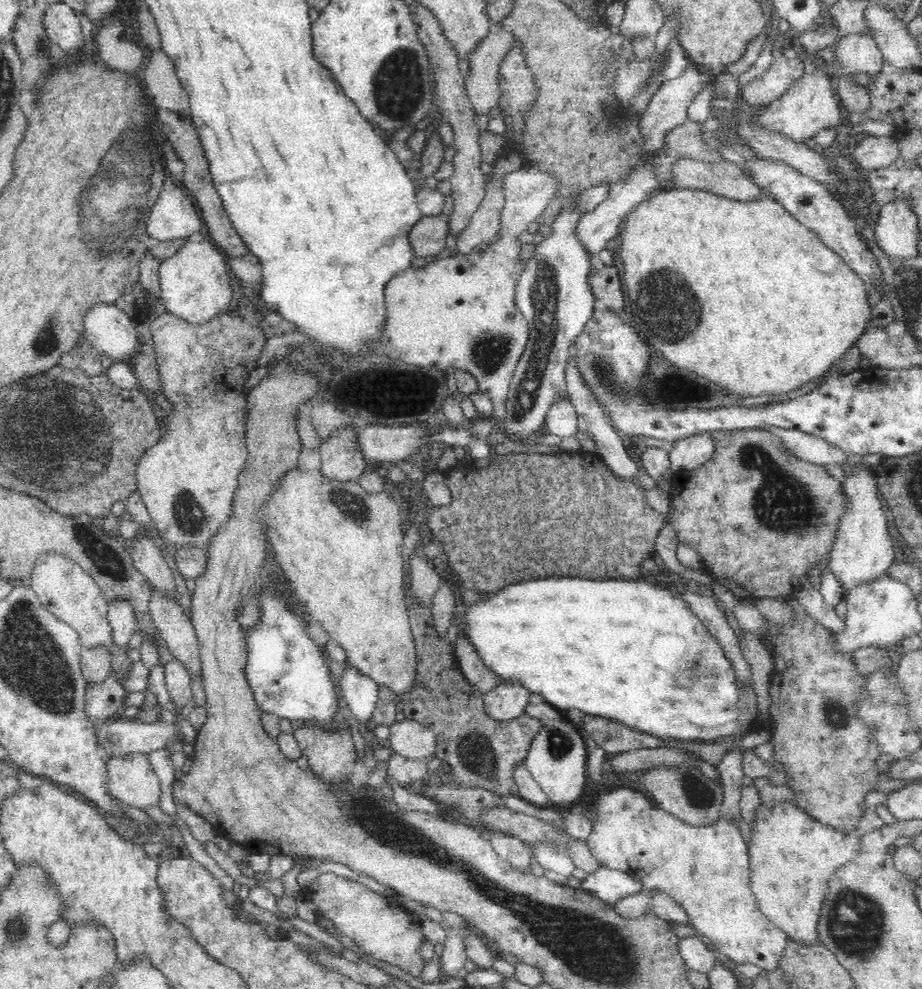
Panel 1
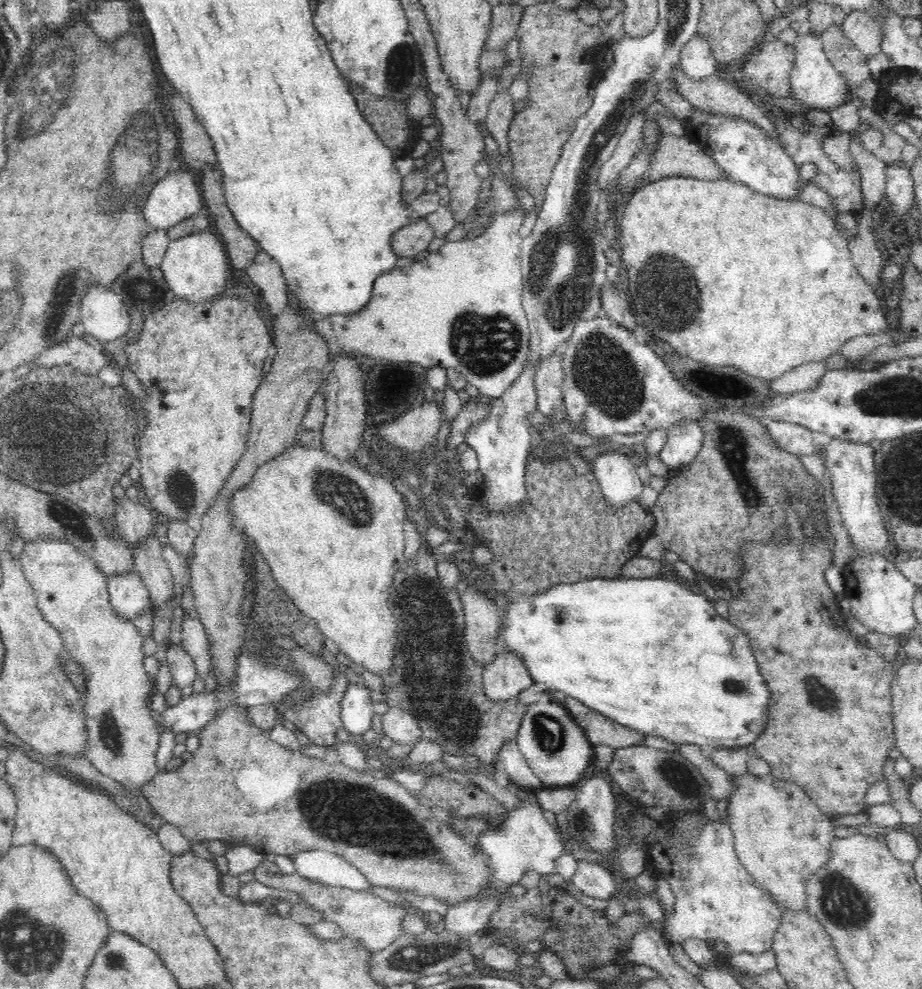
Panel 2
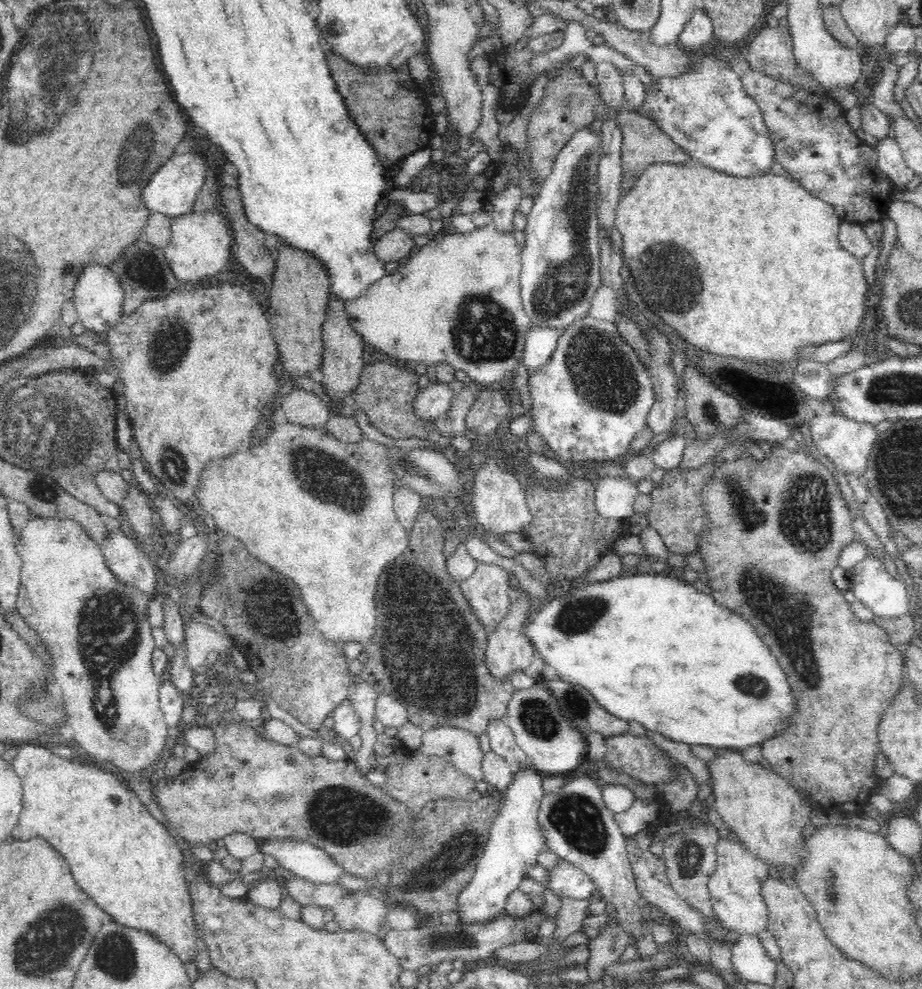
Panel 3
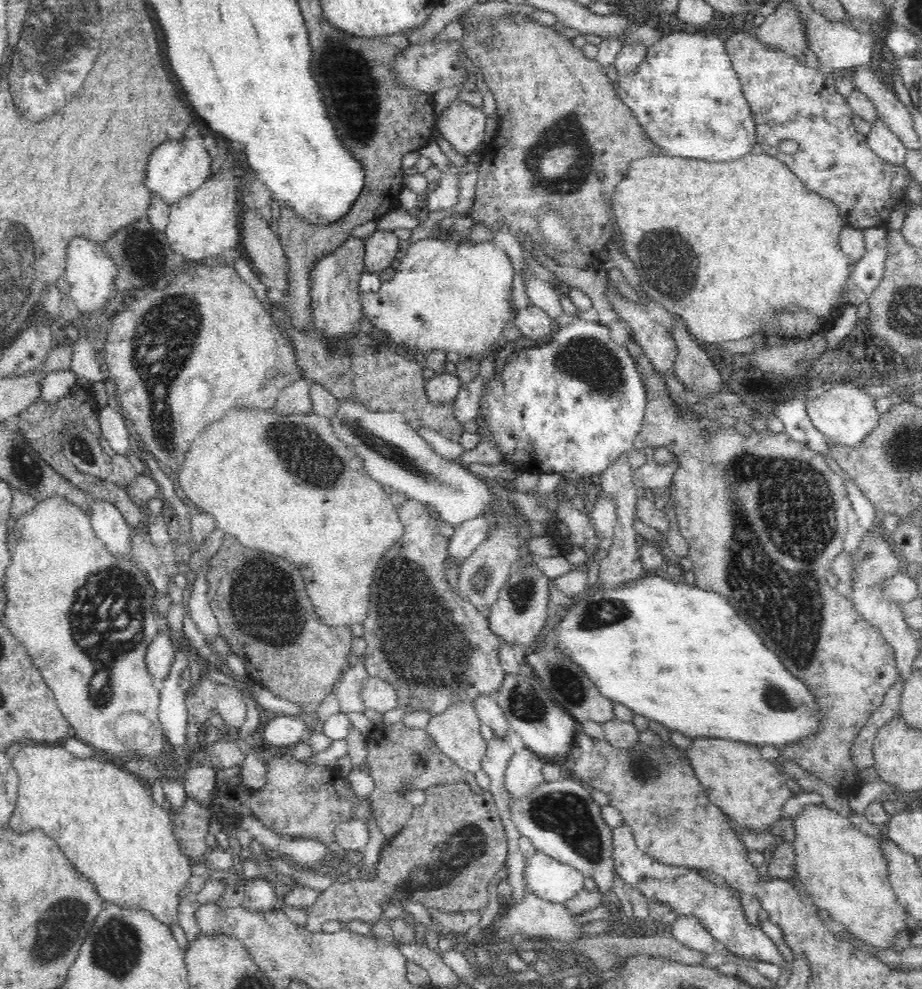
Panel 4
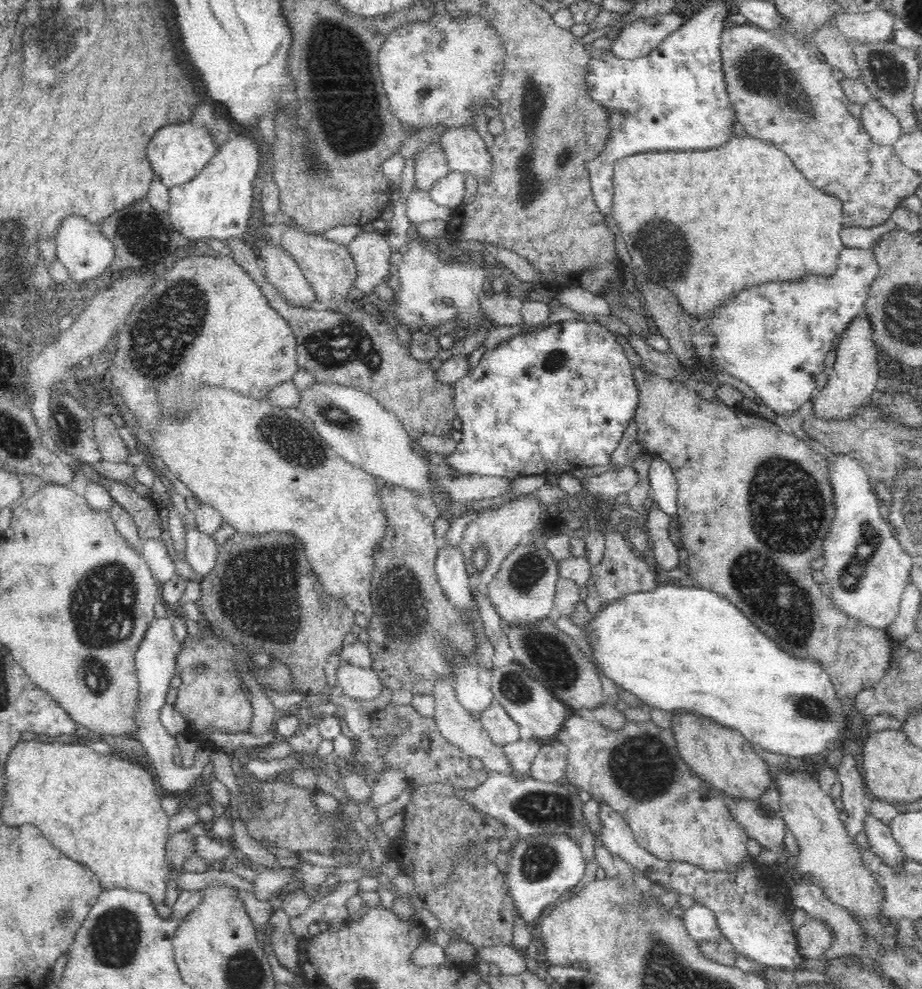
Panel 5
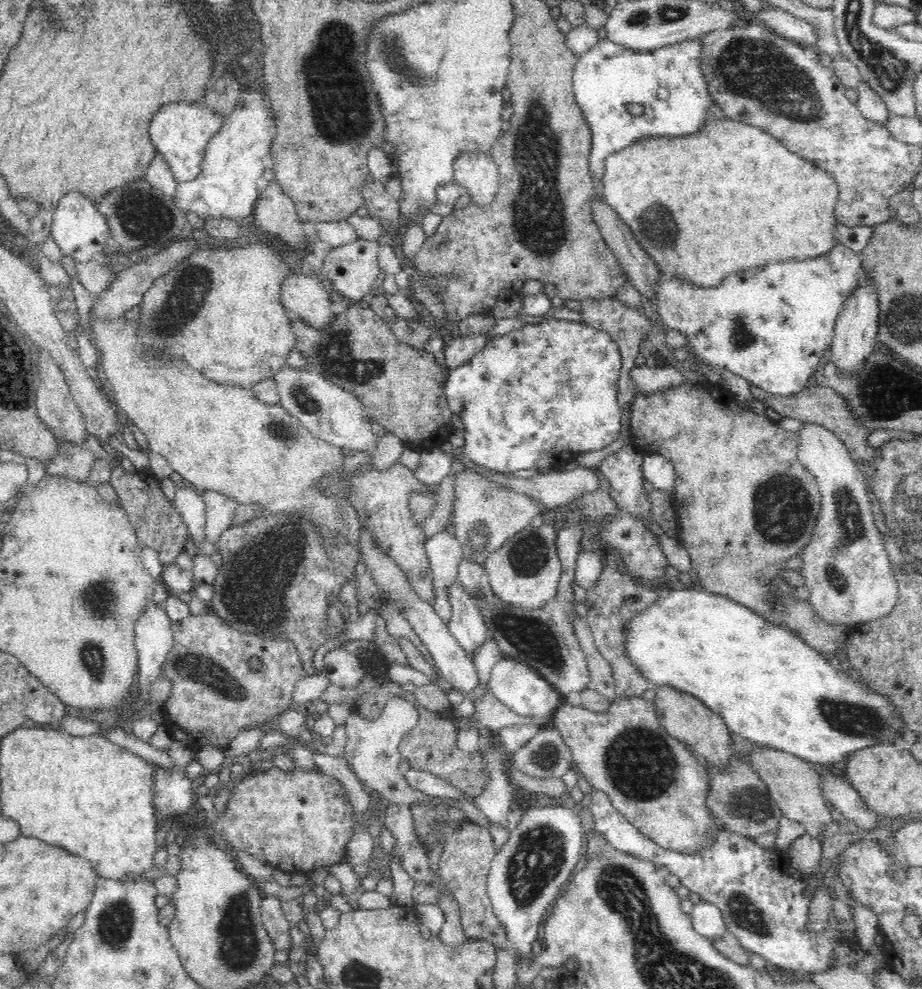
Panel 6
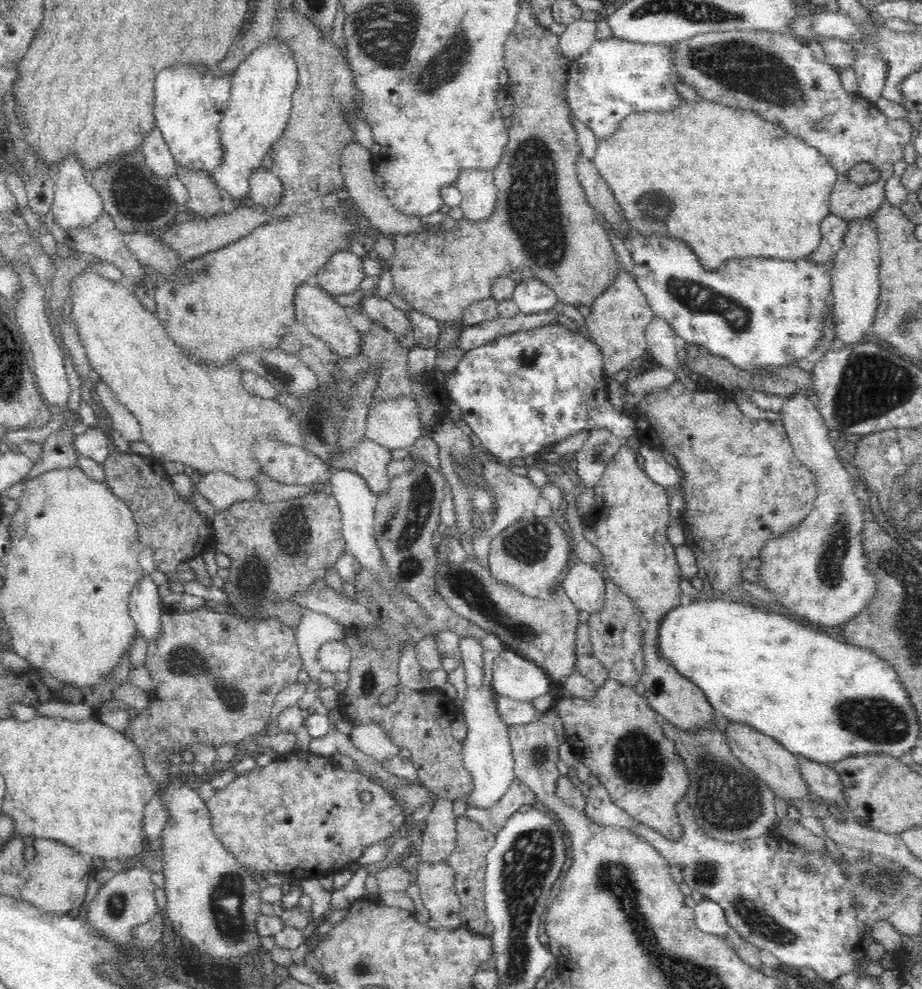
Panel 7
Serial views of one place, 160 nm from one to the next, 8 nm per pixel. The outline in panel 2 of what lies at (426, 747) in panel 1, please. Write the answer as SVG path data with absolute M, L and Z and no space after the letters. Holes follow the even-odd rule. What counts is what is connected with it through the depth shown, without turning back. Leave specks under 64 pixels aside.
M392 707L383 715L383 735L392 739L392 742L400 745L417 745L424 739L418 721L412 713Z

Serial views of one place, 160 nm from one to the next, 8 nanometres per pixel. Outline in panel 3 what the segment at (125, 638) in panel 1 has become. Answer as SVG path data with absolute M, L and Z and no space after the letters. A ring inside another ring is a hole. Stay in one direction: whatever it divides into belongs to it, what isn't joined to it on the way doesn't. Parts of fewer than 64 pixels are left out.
M127 528L125 531L110 530L103 552L119 583L138 588L144 596L155 597L157 570L144 550L133 540Z

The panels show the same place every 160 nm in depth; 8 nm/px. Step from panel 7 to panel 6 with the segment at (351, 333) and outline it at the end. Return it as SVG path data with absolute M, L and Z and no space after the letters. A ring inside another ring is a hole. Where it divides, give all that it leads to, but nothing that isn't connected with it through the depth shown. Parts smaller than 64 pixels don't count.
M302 273L292 274L281 287L281 302L292 316L316 330L330 330L337 314L330 310L330 293L321 282Z

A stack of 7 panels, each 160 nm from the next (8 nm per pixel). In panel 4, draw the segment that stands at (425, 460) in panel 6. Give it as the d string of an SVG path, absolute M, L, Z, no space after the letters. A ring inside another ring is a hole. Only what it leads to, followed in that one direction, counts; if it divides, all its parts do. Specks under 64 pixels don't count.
M574 316L565 320L558 331L552 335L551 340L540 348L530 348L530 350L522 350L522 352L513 352L514 356L508 360L504 372L500 378L494 378L488 384L488 390L482 398L482 408L488 420L488 428L490 432L494 432L494 442L498 444L498 448L504 454L504 460L510 460L516 468L520 468L523 472L569 472L570 475L577 478L590 477L604 472L609 466L612 466L616 459L622 454L633 448L633 442L636 435L641 431L645 410L647 407L647 392L643 383L641 374L636 367L636 362L630 354L630 351L623 345L617 344L610 337L608 327L599 321L589 321L582 316Z

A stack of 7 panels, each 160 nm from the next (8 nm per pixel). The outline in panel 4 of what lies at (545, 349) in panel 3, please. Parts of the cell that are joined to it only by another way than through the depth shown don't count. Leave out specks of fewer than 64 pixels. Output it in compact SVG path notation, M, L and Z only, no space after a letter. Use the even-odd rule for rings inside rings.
M529 304L517 311L514 323L521 336L533 340L534 345L544 345L550 335L552 338L553 320L539 306Z

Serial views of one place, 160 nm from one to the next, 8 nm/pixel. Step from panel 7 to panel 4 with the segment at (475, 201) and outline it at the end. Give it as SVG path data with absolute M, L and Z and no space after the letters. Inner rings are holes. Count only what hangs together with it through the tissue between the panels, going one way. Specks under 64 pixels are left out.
M457 97L437 118L437 127L453 150L467 158L483 142L486 121L482 110Z

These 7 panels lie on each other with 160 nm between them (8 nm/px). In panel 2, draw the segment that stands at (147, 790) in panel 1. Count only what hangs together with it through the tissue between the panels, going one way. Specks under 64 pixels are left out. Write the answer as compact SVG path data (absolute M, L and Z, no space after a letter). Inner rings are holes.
M38 536L32 542L25 543L21 566L23 574L32 584L33 593L36 594L41 617L46 618L49 625L54 626L60 634L64 634L62 638L70 656L82 666L86 676L88 692L82 695L82 705L85 706L85 728L88 733L87 759L104 776L119 782L134 794L141 794L145 783L150 782L158 772L156 753L160 742L159 729L156 726L158 717L151 712L150 706L151 696L156 689L153 679L148 677L144 668L143 636L131 620L114 614L114 610L110 608L108 584L104 574L98 572L96 564L78 547L54 537Z

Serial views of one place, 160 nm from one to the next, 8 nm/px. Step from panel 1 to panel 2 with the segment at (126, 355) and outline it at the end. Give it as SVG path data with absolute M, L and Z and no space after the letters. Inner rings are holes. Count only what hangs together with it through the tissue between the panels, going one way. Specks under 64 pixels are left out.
M94 285L81 304L81 320L85 332L100 343L124 337L131 325L131 316L122 297L110 289Z

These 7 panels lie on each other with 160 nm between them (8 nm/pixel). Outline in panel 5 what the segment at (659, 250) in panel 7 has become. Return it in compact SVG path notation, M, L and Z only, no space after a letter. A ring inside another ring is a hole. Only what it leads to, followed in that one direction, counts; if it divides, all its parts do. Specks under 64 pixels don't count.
M873 247L864 249L852 249L844 248L840 251L839 261L837 262L836 272L828 279L824 276L808 275L801 283L798 281L793 283L788 282L772 282L772 284L765 284L759 287L745 287L742 292L737 294L737 297L730 299L723 307L716 309L716 318L712 320L710 326L706 326L712 334L716 334L716 348L714 348L714 363L718 364L720 370L728 372L730 376L734 378L740 378L744 380L748 386L752 386L756 390L756 394L766 402L766 406L770 406L773 412L780 416L791 417L800 411L800 408L804 406L816 392L816 376L823 371L826 371L825 360L826 354L830 352L830 348L833 348L834 338L836 334L840 334L842 330L848 327L848 323L856 319L865 310L865 304L868 300L869 286L875 281L879 270L877 264L876 255L873 252Z

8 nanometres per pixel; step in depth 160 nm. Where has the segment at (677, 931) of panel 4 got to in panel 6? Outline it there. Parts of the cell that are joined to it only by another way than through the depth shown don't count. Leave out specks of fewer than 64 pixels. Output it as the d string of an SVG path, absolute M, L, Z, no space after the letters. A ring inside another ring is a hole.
M701 900L693 906L690 916L694 930L704 937L714 939L727 934L721 910L712 903Z

